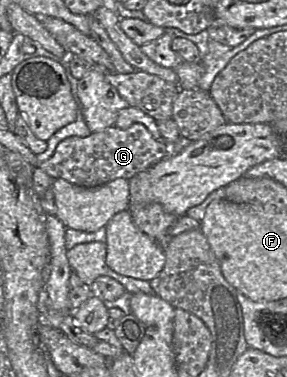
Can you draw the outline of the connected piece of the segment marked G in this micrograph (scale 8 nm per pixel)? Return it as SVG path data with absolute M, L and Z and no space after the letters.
M133 124L128 129L111 126L87 137L72 136L61 141L53 156L41 163L40 168L54 179L95 188L118 178L129 180L167 156L168 145L154 139L144 125Z

